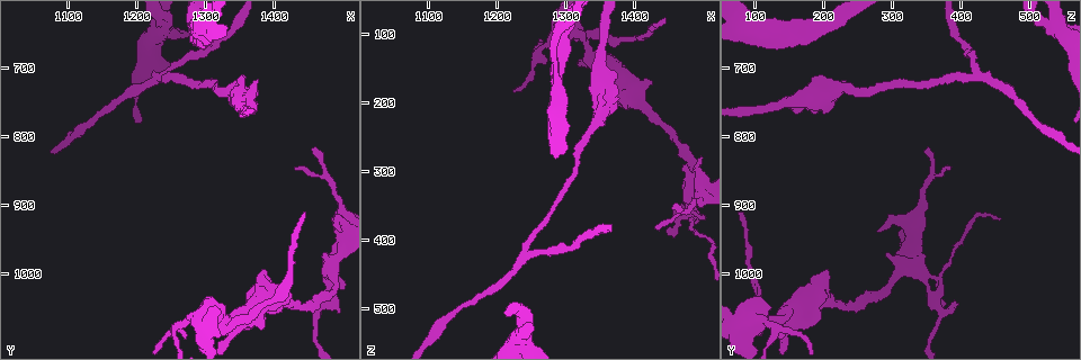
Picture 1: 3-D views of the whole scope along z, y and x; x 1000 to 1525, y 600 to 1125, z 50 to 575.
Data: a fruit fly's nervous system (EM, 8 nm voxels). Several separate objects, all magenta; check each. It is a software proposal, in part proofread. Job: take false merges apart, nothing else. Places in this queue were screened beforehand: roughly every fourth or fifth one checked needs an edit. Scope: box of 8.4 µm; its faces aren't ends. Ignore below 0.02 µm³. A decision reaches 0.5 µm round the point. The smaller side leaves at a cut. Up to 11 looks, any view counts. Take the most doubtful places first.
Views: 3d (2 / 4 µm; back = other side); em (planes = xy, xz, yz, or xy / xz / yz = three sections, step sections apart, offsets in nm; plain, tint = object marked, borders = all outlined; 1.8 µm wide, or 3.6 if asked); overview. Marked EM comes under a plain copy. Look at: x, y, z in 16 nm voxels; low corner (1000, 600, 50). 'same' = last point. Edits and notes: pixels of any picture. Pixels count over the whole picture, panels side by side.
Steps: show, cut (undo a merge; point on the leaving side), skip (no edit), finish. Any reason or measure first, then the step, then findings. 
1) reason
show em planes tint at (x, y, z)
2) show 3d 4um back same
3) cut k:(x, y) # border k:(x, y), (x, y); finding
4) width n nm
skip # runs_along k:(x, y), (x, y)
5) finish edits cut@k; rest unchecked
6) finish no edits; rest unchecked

branch point
show em yz step 16 tint at (1280, 645, 195)

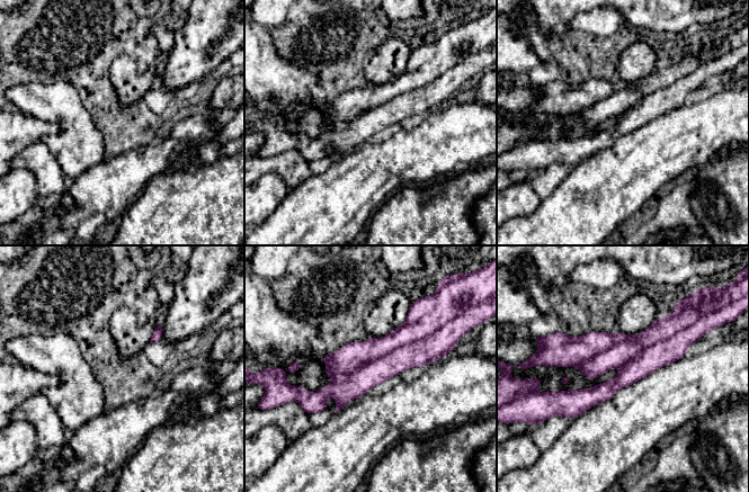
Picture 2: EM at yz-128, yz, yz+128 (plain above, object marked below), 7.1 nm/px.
show em planes tint same

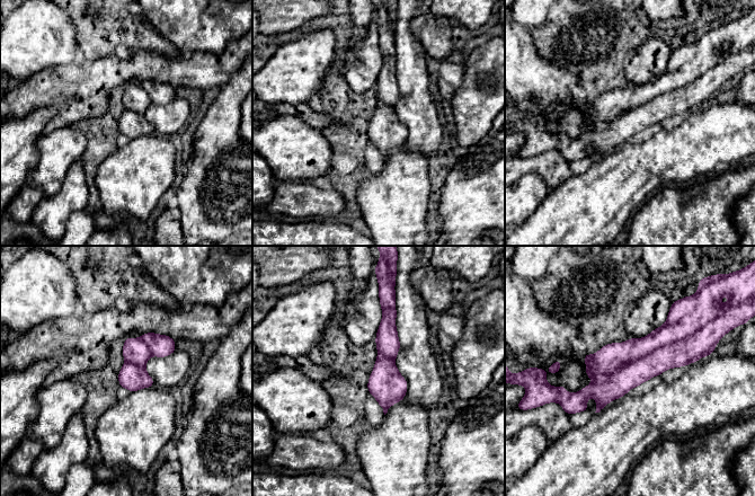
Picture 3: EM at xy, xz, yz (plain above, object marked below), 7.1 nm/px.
skip # runs_along 3:(696, 355), (640, 359), (568, 396); one neuron here

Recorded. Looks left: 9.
abrupt turn
show em planes tint at (1480, 1025, 355)

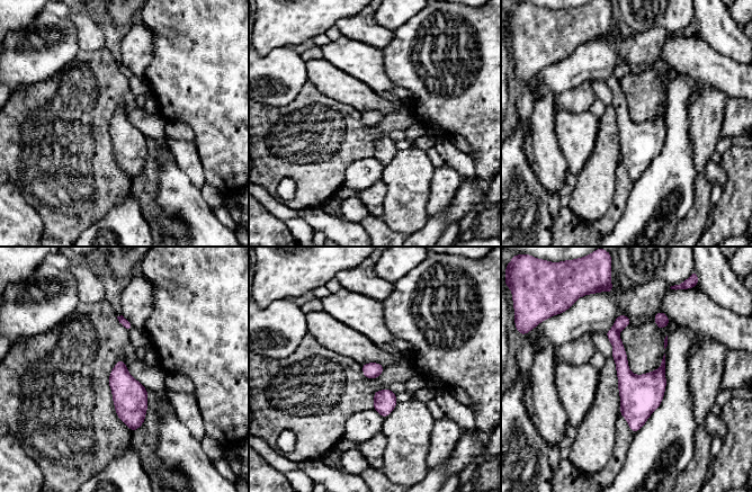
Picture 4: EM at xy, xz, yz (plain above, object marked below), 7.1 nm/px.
skip # runs_along 4:(620, 318), (616, 342), (635, 391), (635, 428); one neuron here

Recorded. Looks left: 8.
thick turns thin
show 3d 2um at (1240, 635, 530)

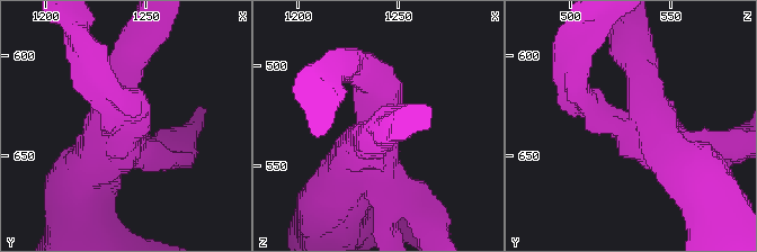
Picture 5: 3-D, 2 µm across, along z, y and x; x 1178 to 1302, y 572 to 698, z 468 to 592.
show em planes tint at (1238, 635, 534)

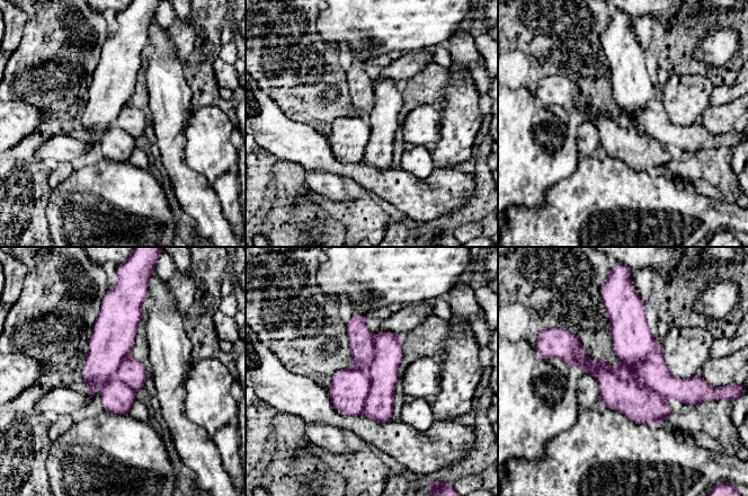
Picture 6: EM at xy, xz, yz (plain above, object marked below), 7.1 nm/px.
cut 6:(349, 388) # border 6:(354, 366), (370, 378), (362, 413); two neurons meet here

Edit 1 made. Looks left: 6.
redraw
show overview

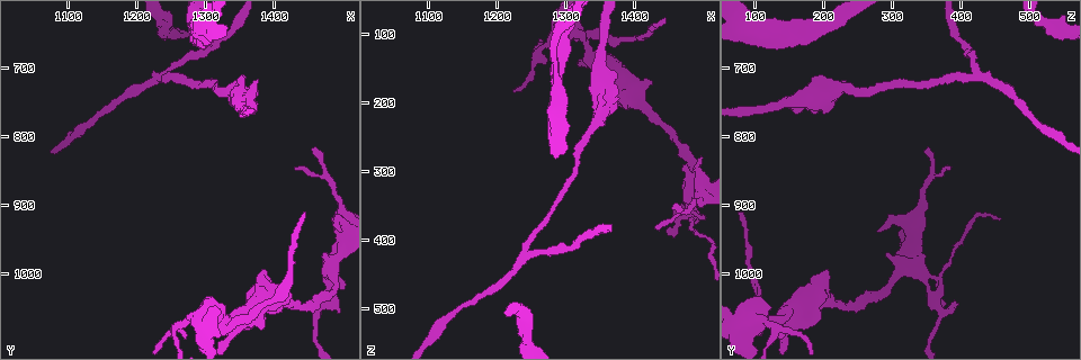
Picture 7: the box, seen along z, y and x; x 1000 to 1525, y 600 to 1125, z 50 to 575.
a fork
show em xz step 4 tint at (1240, 715, 415)

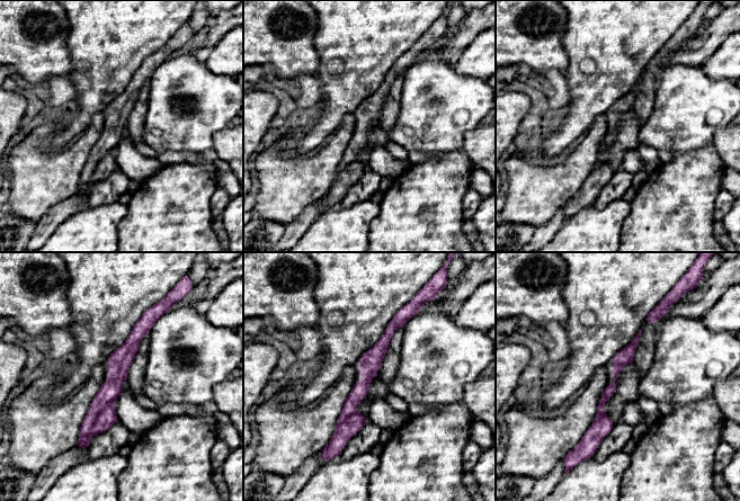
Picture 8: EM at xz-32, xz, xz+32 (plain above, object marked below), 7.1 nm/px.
cut 8:(107, 417) # border 8:(114, 402), (99, 413), (78, 443); two neurons meet here

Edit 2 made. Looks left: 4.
finish edits cut@6, cut@8; rest unchecked

